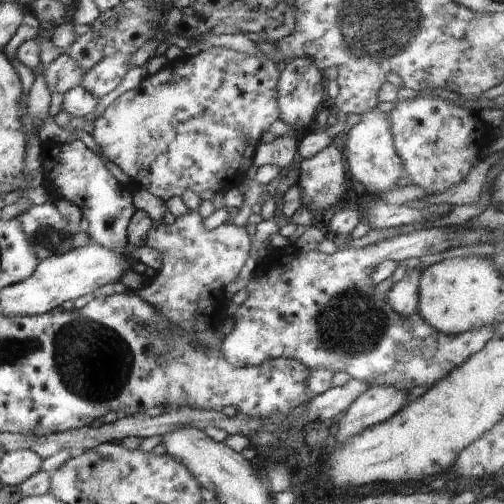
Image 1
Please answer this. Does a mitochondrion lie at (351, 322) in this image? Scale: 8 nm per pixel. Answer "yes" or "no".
yes

